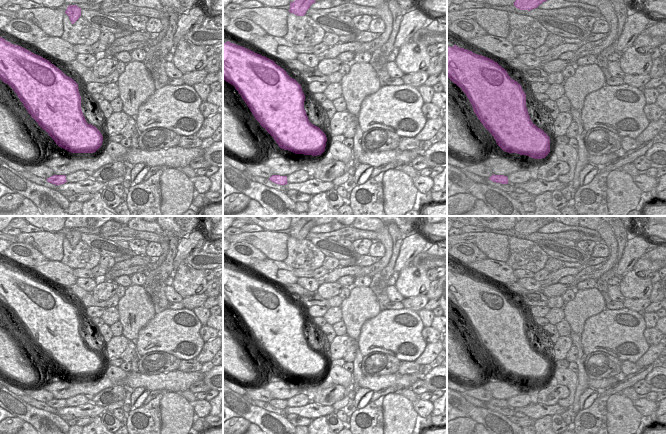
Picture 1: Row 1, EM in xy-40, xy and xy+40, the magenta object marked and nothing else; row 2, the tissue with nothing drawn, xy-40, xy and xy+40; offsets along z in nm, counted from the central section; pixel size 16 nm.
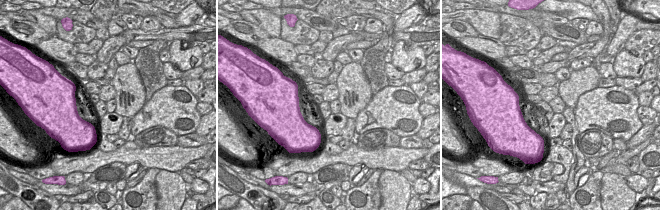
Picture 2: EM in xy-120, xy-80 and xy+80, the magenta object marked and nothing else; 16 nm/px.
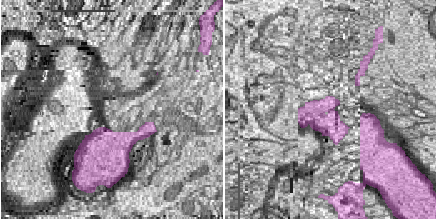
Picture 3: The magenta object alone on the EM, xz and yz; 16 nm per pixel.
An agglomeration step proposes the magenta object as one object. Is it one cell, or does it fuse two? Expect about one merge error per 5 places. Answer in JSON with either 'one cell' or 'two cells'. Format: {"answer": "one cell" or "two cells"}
{"answer": "two cells"}

